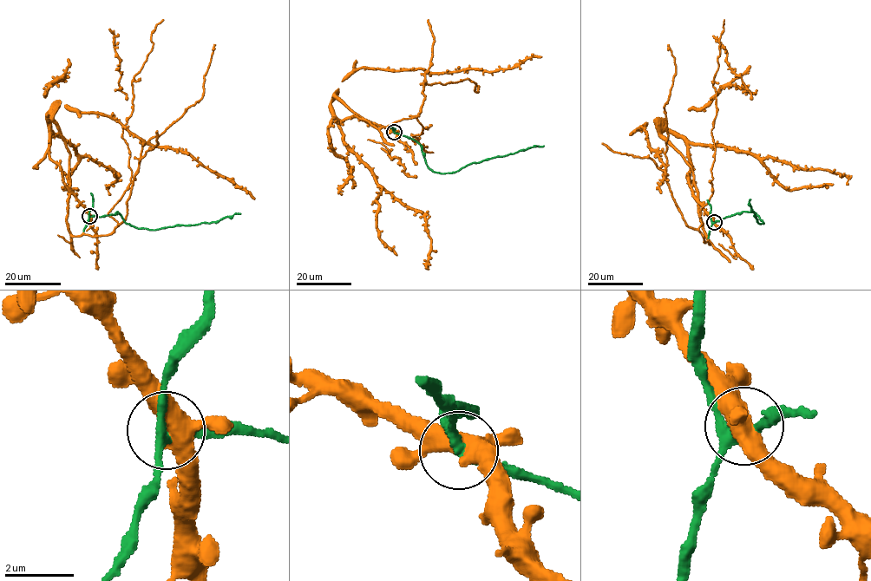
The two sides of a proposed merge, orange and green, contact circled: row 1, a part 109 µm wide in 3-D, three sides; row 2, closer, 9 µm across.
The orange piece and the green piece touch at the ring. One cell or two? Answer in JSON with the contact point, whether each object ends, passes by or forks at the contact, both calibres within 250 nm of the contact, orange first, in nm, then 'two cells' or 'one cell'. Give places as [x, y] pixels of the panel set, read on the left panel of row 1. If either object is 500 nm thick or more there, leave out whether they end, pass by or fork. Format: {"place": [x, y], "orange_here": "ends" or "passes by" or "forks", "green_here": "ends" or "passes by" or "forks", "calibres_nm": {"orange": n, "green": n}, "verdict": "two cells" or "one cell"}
{"place": [89, 216], "orange_here": "forks", "green_here": "forks", "calibres_nm": {"orange": 440, "green": 240}, "verdict": "one cell"}

